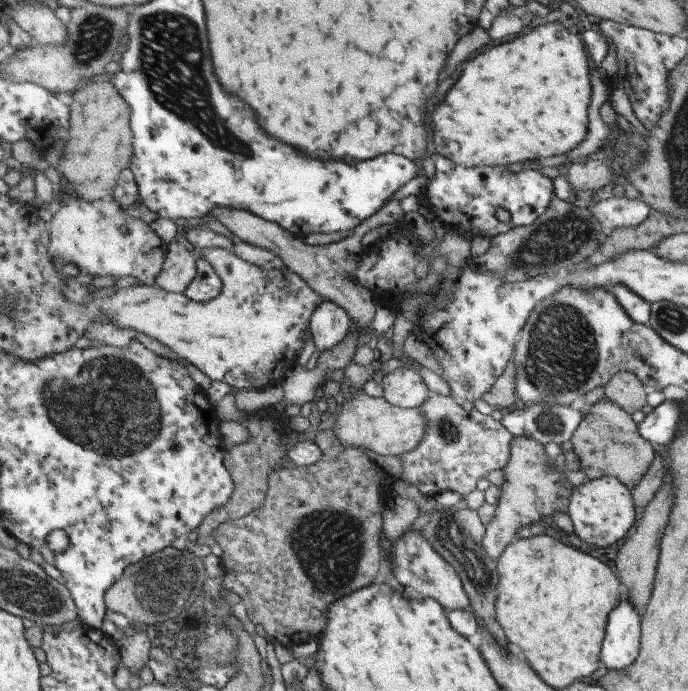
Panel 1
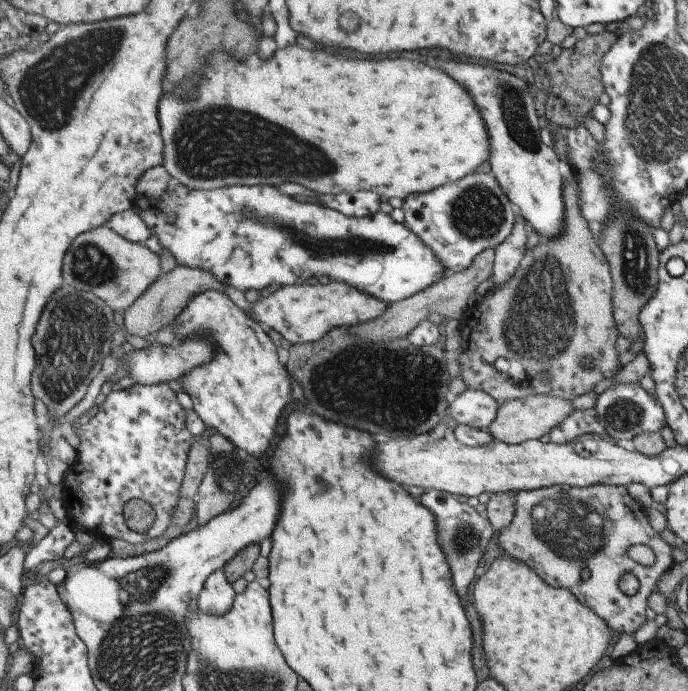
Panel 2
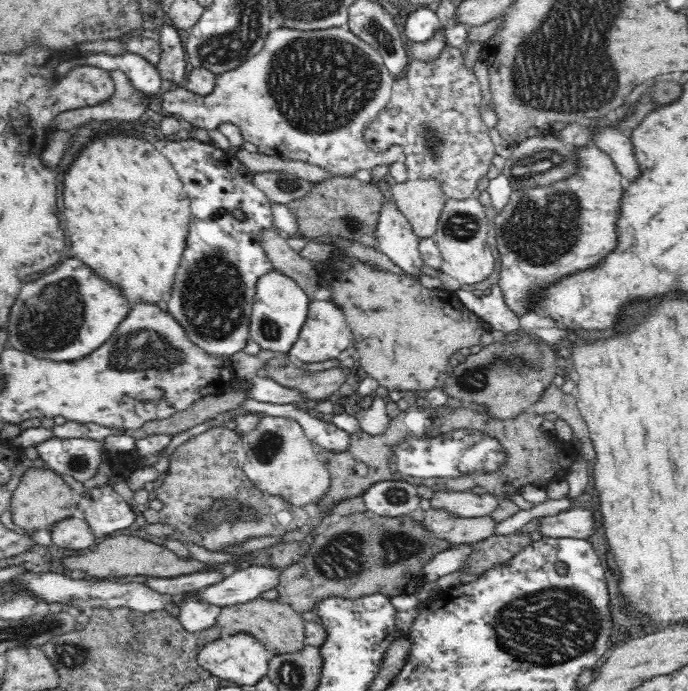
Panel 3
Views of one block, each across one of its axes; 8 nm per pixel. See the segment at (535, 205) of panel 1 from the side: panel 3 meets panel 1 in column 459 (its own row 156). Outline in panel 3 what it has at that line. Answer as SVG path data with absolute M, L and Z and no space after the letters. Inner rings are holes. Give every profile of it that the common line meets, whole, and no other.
M188 138L180 141L159 139L153 145L178 173L191 208L187 245L177 270L174 288L166 300L167 311L176 319L180 328L184 329L184 336L188 337L192 345L216 360L228 360L229 356L243 350L250 339L248 328L256 278L274 269L261 243L264 232L276 230L271 202L253 182L253 173L228 152L223 144L213 145ZM235 209L241 209L247 217L243 221L235 218L232 213Z

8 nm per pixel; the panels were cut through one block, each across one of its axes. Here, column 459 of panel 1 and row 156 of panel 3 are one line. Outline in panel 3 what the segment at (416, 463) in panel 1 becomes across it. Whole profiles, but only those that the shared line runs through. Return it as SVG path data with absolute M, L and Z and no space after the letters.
M446 45L442 54L432 62L415 59L407 63L405 72L392 86L388 104L379 114L378 120L364 132L364 142L368 142L374 149L385 150L388 146L398 145L408 172L413 177L435 175L435 178L443 182L443 191L449 199L466 199L477 192L476 184L486 175L488 168L492 166L491 159L495 156L488 127L478 117L478 108L482 102L480 82L474 69L464 65L463 52L464 48Z

